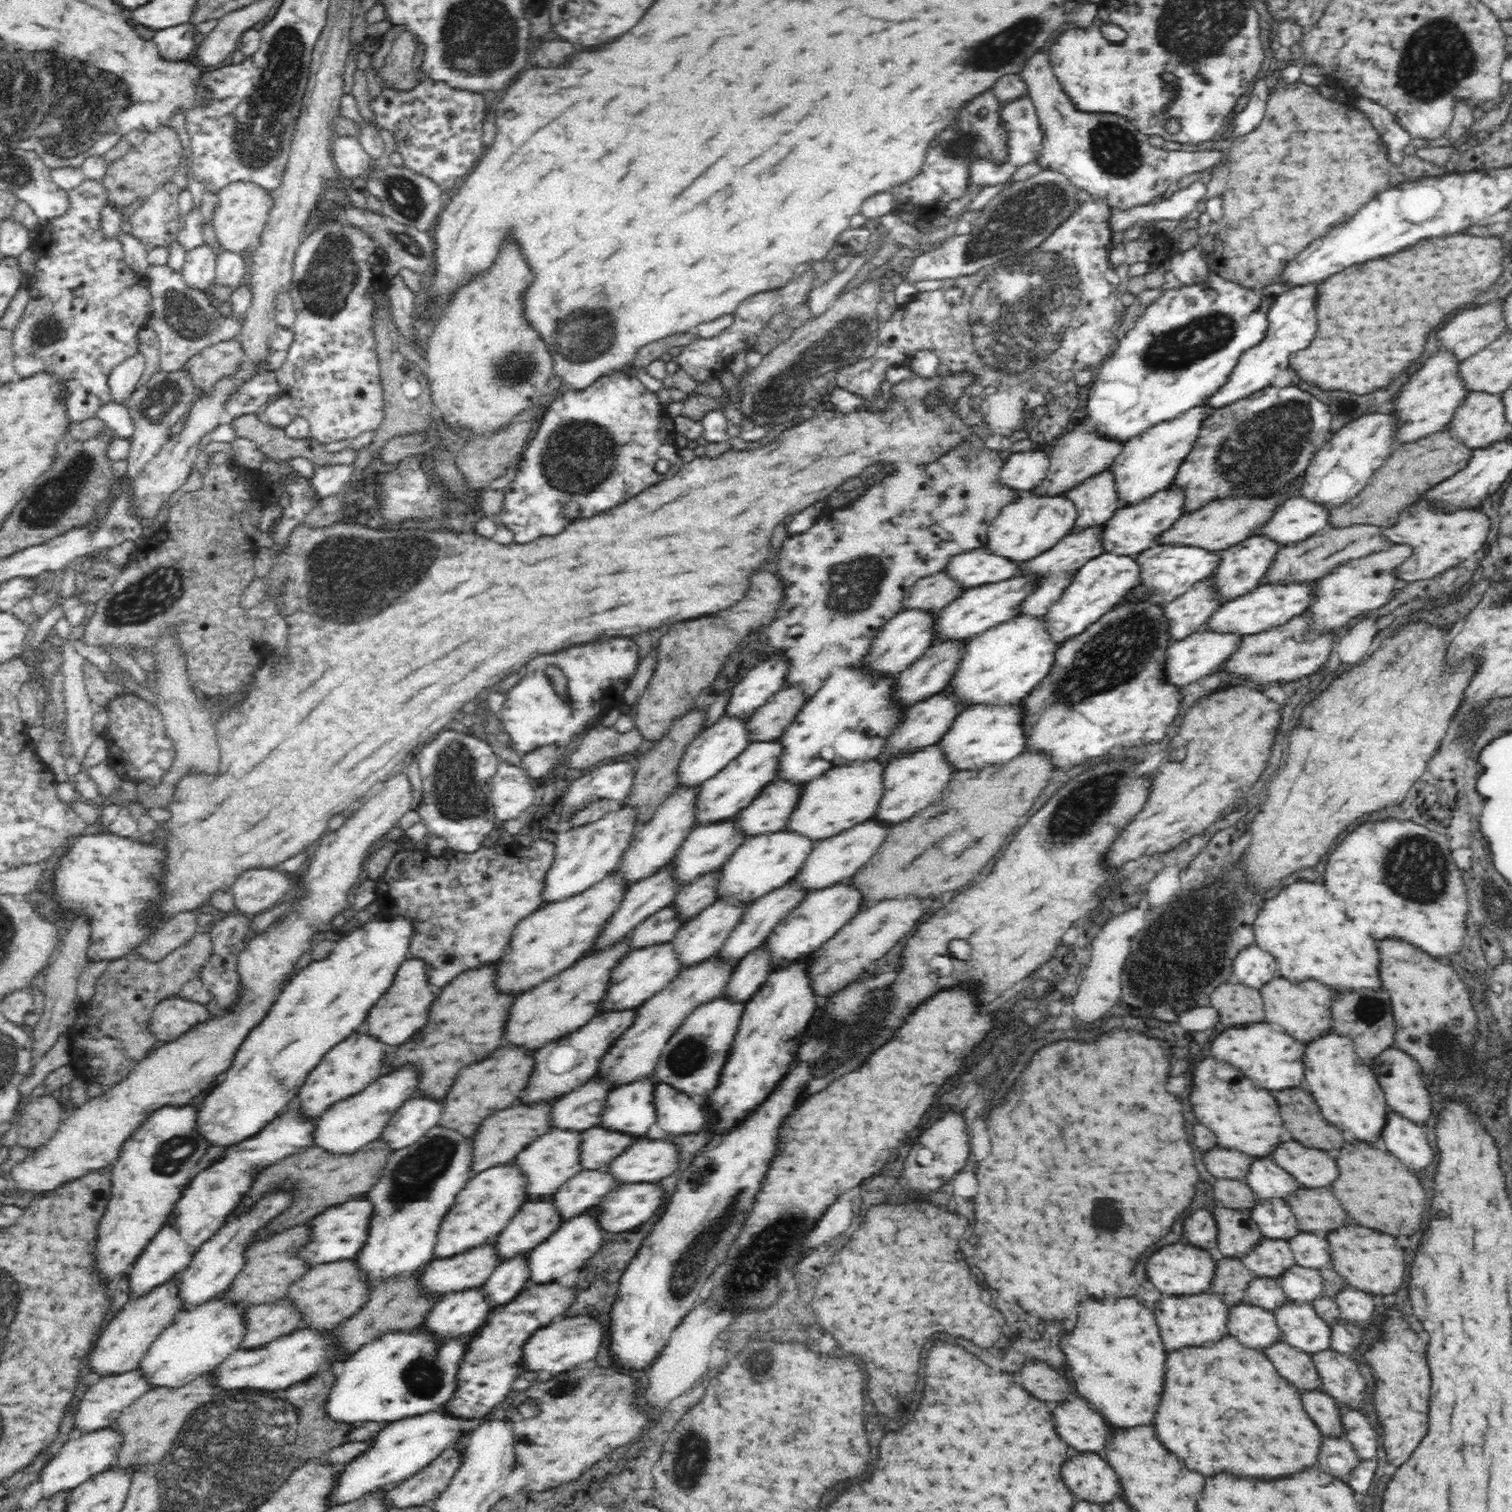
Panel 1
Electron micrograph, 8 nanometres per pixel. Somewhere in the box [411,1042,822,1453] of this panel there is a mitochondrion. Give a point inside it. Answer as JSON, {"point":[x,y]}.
{"point":[759,1263]}

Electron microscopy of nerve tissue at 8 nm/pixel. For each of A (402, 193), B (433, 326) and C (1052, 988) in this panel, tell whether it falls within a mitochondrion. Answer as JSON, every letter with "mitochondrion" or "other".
{"A":"mitochondrion","B":"other","C":"other"}

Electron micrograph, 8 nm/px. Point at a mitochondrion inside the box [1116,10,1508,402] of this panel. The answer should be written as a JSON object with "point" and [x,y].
{"point":[1435,57]}

